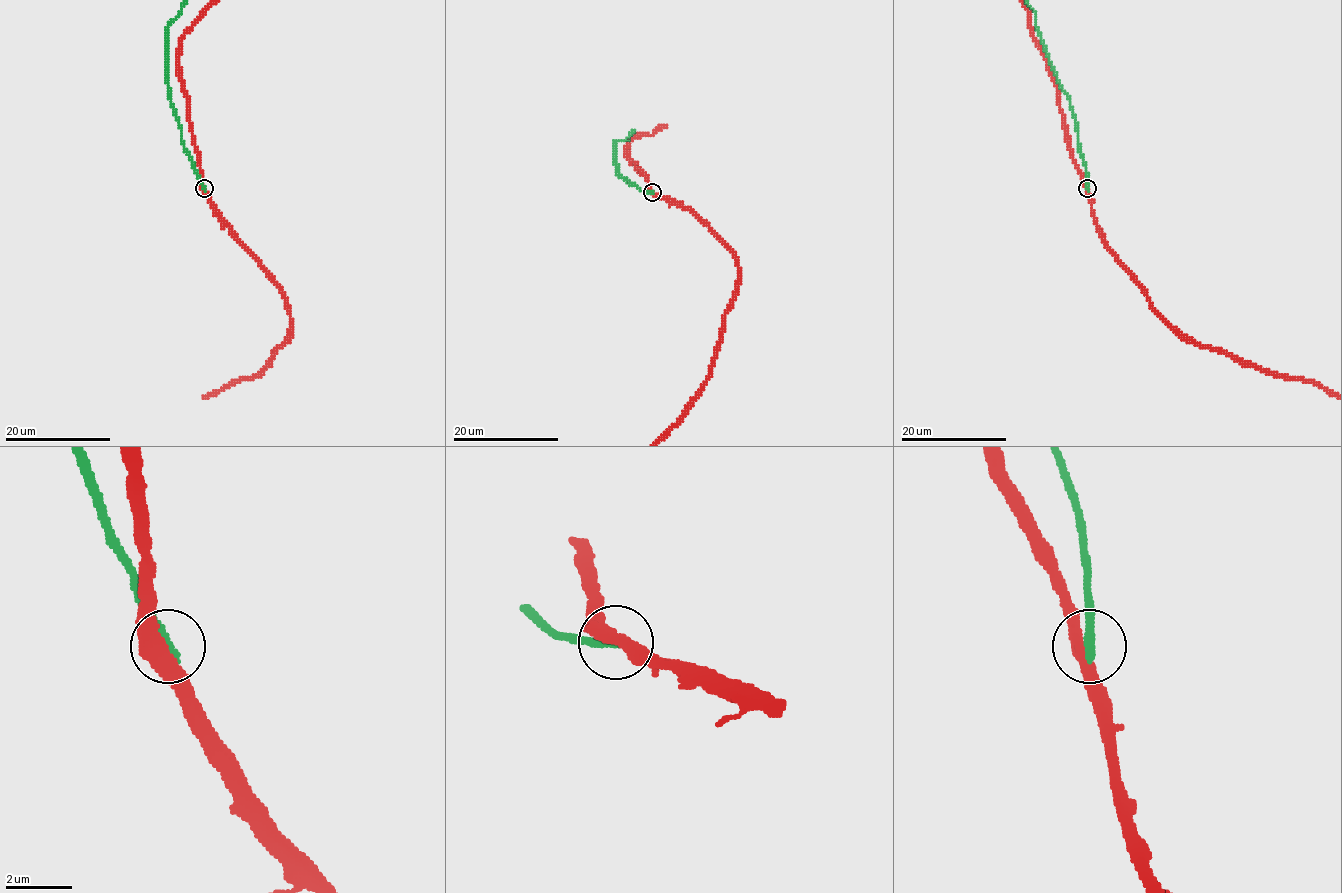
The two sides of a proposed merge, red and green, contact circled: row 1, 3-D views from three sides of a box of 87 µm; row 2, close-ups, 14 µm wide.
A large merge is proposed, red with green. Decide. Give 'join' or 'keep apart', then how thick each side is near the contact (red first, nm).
keep apart; 440 nm thick on the red side, 280 nm on the other

